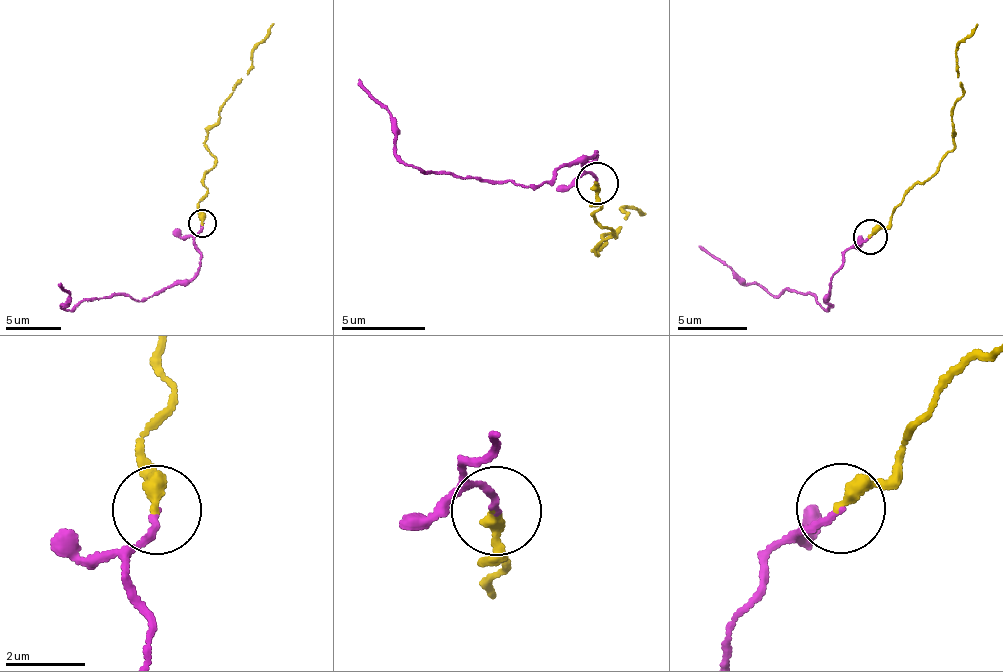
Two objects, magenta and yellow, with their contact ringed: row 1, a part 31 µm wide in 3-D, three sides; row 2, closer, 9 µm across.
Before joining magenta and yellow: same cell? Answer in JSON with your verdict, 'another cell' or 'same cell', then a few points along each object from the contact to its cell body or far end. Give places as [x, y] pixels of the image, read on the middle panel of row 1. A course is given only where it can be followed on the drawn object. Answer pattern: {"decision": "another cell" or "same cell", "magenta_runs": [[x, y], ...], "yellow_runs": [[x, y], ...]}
{"decision": "same cell", "magenta_runs": [[598, 183], [583, 166], [597, 154], [560, 164], [538, 186], [411, 166], [397, 153], [389, 111], [358, 79]], "yellow_runs": [[598, 183], [592, 212], [612, 235], [599, 255], [600, 237], [618, 233], [626, 218], [620, 207], [644, 215]]}

